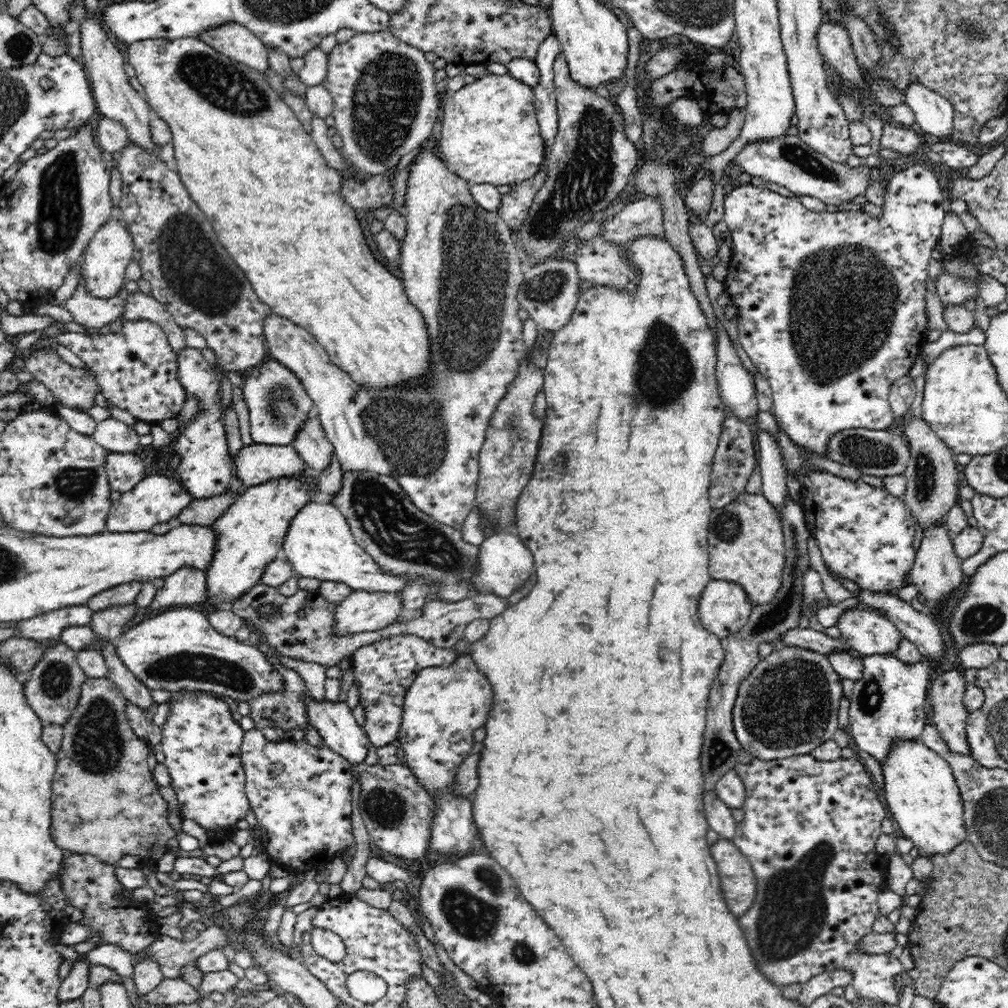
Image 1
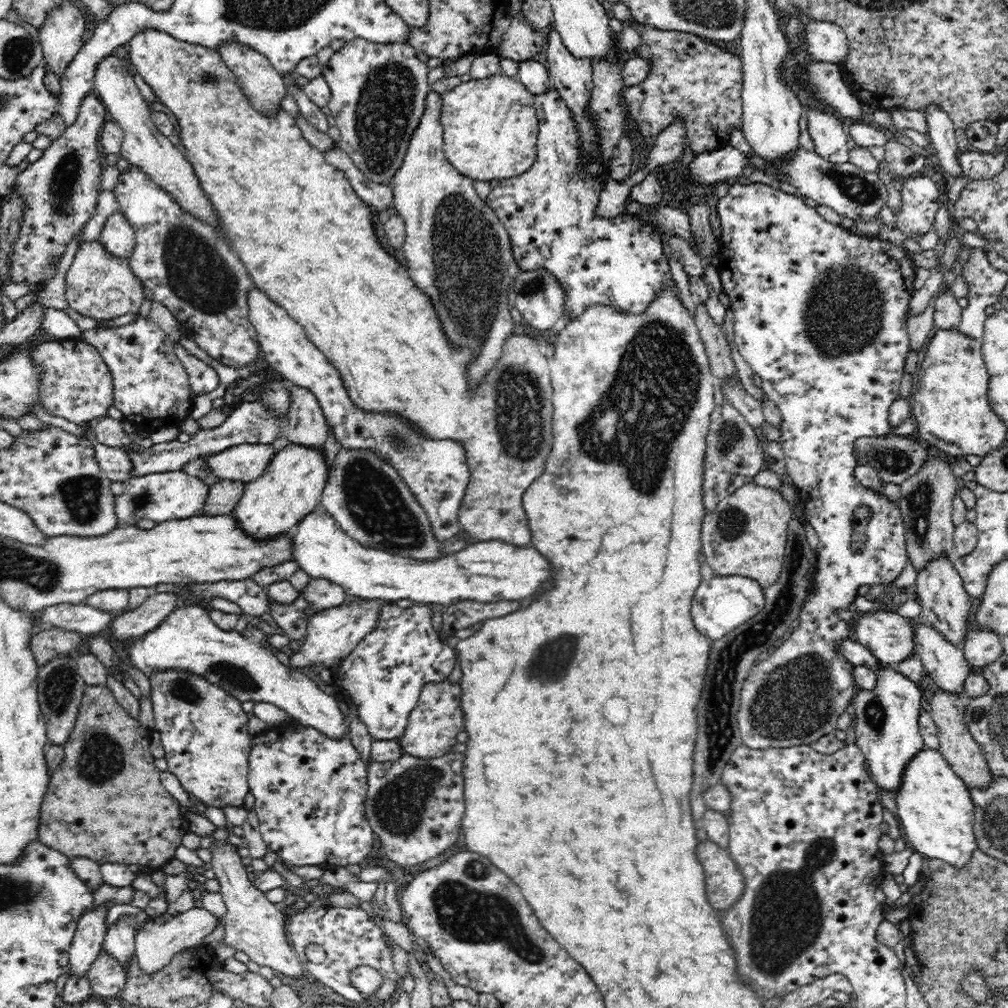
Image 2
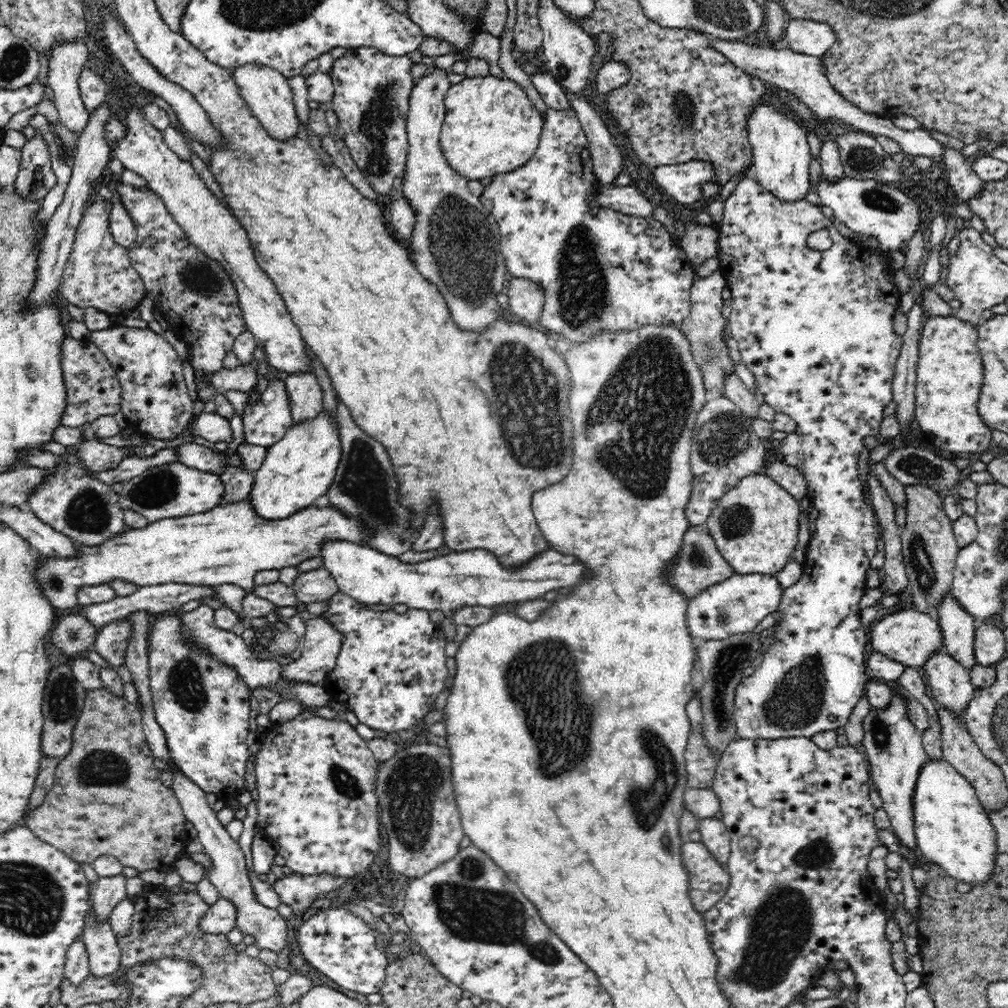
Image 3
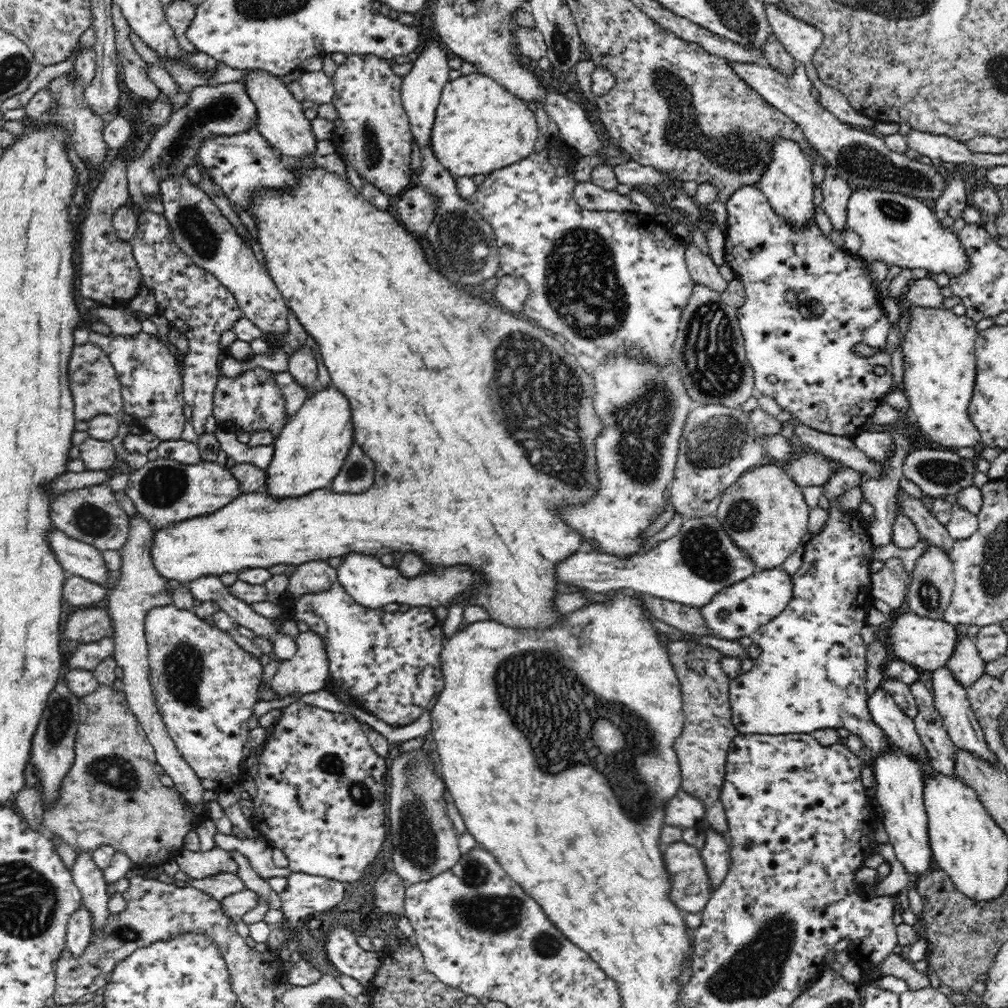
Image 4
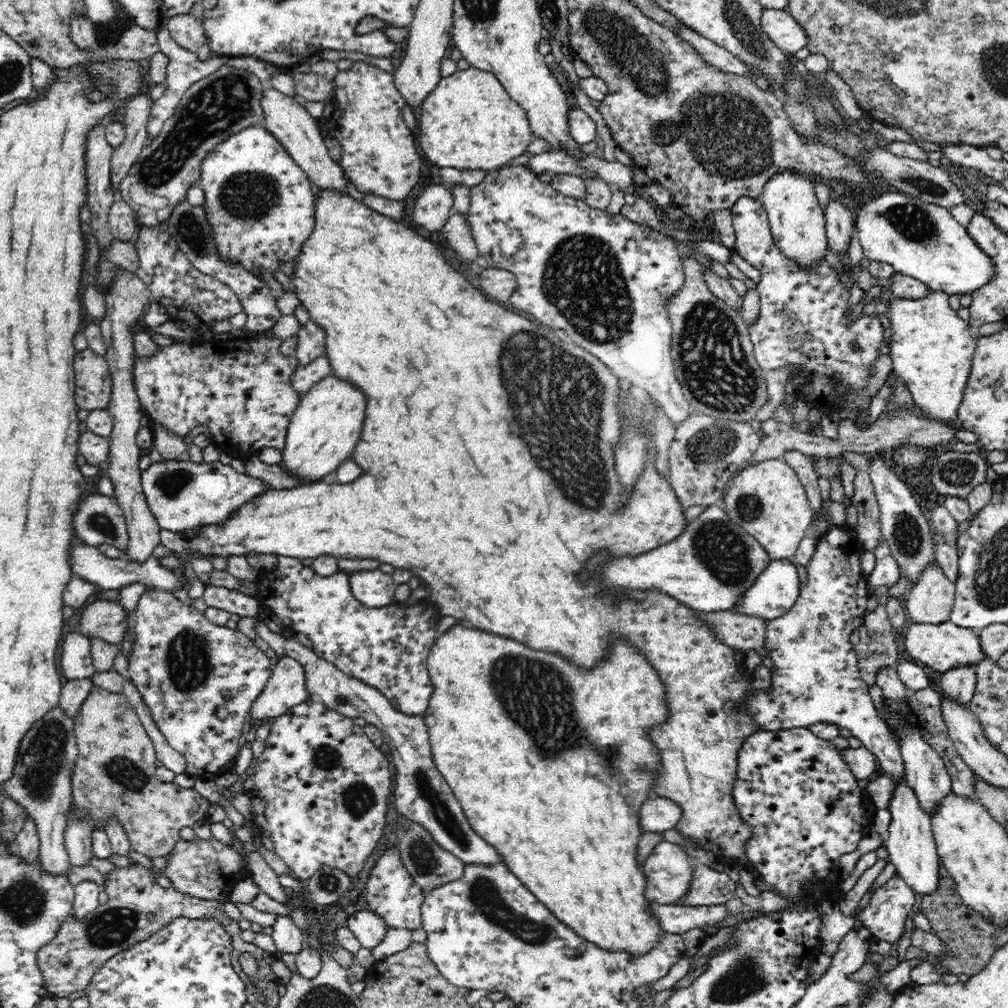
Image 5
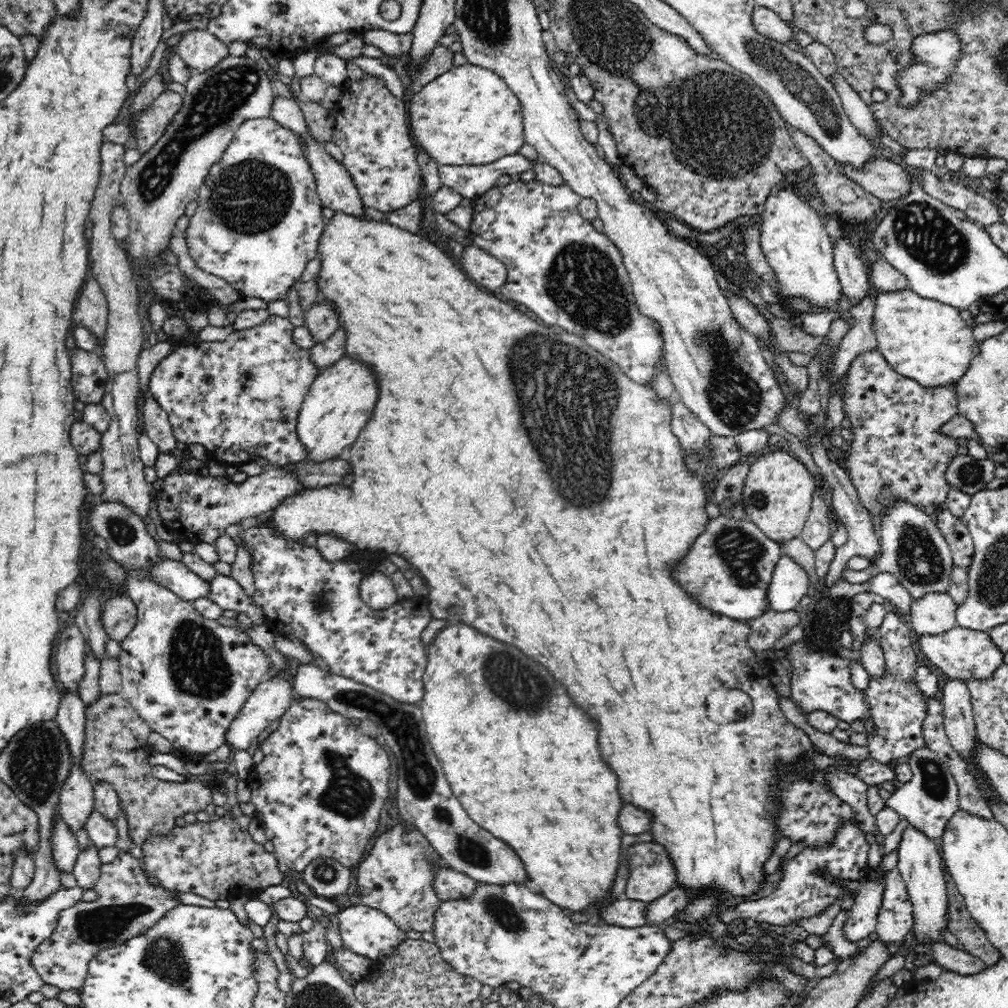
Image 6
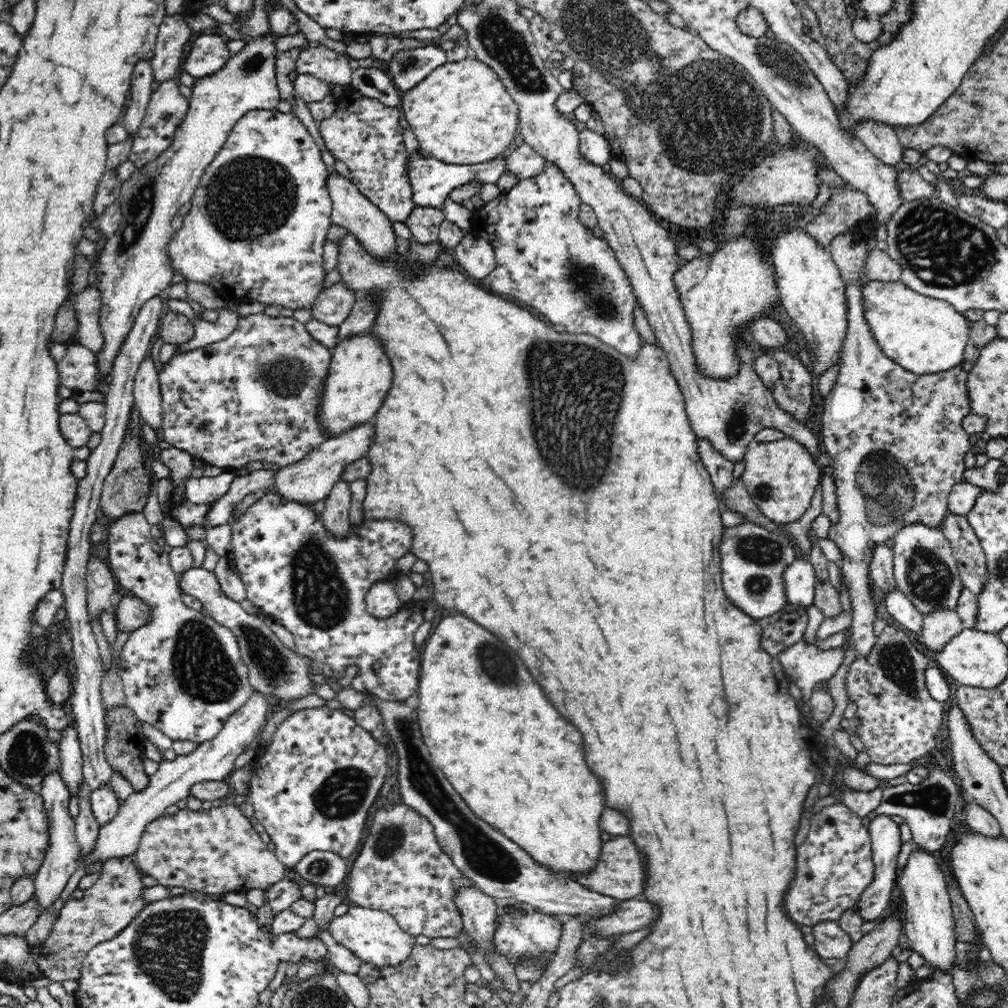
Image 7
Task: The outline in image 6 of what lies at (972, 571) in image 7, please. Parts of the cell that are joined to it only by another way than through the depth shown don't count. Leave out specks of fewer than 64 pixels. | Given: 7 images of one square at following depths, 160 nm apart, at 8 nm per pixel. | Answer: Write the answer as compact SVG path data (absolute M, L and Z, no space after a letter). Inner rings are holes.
M940 510L934 516L936 525L952 553L953 564L968 569L972 562L974 545L968 528L948 510Z

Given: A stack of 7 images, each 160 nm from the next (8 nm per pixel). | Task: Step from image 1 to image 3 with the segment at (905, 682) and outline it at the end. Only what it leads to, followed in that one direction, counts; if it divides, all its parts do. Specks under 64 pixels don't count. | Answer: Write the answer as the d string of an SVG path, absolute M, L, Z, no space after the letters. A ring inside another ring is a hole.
M898 687L890 689L890 693L892 698L884 708L871 706L864 718L862 746L869 764L871 783L882 798L883 808L889 816L895 834L909 850L916 850L912 796L918 772L928 758L922 742L922 733L910 721L908 695L903 694Z

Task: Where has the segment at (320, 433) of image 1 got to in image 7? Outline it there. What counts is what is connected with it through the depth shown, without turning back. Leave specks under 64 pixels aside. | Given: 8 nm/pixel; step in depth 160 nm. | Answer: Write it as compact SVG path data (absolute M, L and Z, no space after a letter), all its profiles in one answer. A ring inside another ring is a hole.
M334 283L330 288L318 293L310 308L310 314L312 319L339 327L350 316L356 299L346 285Z

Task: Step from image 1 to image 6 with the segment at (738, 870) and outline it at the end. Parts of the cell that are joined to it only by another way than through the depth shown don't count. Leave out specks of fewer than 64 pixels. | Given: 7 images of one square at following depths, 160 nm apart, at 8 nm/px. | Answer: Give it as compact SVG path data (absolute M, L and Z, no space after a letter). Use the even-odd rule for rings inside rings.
M656 841L635 844L624 850L623 858L629 858L630 876L624 892L624 897L651 903L672 890L677 884L677 870L669 857L667 848Z

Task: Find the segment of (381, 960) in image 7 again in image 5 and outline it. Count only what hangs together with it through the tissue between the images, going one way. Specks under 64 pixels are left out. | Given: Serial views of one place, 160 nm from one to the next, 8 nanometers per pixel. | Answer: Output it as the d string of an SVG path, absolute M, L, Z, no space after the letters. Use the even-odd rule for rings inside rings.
M368 910L359 911L348 917L348 929L362 943L362 947L374 949L383 935L390 929L381 916Z

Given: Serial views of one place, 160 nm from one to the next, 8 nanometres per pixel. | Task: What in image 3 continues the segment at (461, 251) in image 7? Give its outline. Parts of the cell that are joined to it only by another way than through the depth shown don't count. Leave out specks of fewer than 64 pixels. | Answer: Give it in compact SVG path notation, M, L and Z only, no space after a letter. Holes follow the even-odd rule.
M514 277L507 285L507 295L512 312L525 324L539 322L546 295L544 287L536 280Z

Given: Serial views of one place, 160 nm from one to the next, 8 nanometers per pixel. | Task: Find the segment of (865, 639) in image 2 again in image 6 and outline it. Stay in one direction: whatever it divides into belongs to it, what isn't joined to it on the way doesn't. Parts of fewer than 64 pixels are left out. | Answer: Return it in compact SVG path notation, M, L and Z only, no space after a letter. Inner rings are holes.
M956 625L940 634L915 635L914 641L918 643L922 654L938 666L949 679L959 678L967 681L972 678L990 678L994 670L1003 663L1002 651L992 643L988 632Z

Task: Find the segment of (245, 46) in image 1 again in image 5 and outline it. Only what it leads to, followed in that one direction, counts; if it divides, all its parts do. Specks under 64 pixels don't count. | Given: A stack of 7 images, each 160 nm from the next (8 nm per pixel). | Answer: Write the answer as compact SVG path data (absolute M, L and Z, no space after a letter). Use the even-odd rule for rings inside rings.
M269 85L263 90L260 103L264 111L264 127L266 130L280 141L284 150L316 183L316 186L319 186L321 190L326 190L326 188L345 190L344 169L328 155L328 148L324 145L324 136L318 128L317 121L310 113L306 112L305 108L300 106L294 97L286 96L280 90L276 90Z

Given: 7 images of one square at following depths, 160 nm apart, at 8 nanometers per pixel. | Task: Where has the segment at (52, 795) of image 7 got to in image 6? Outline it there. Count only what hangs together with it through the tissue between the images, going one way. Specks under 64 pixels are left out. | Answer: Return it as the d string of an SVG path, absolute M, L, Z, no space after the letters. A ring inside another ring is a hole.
M59 813L55 814L57 821L51 836L53 848L53 859L60 872L72 872L76 859L78 858L78 840L76 835L68 829L68 825L62 823Z

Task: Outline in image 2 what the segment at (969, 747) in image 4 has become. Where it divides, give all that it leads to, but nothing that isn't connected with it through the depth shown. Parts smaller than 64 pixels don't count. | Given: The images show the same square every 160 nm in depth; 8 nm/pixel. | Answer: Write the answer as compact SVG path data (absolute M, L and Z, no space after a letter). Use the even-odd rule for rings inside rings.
M920 618L910 621L914 631L914 652L921 658L925 672L941 690L962 695L964 680L972 666L961 646L948 642L944 635Z

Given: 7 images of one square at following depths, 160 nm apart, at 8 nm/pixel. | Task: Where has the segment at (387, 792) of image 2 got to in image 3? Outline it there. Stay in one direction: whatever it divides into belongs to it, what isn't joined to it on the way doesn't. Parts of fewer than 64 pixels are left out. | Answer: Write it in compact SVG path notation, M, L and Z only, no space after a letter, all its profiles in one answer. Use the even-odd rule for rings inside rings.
M411 744L376 768L378 820L388 834L390 866L410 878L420 878L458 854L465 835L457 807L448 747Z

